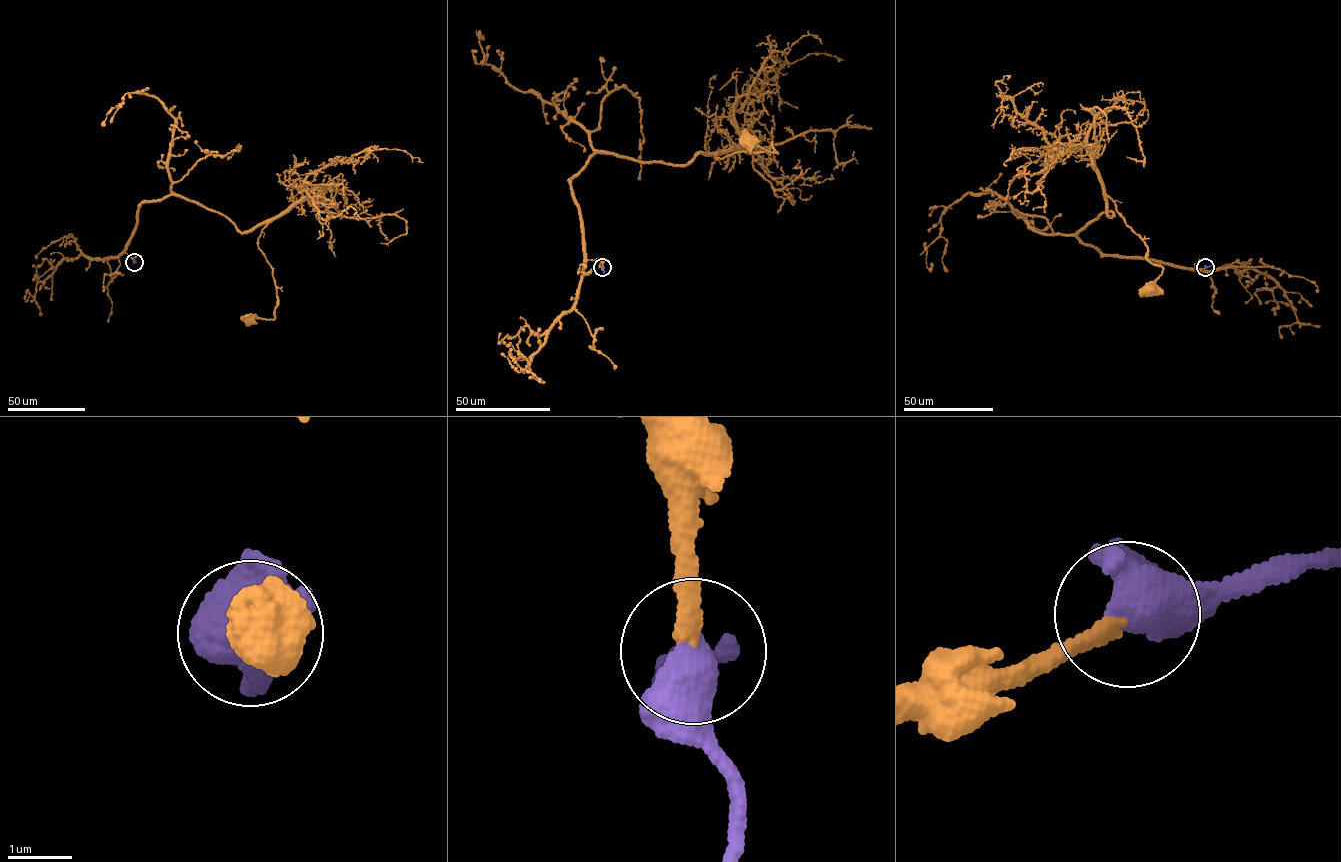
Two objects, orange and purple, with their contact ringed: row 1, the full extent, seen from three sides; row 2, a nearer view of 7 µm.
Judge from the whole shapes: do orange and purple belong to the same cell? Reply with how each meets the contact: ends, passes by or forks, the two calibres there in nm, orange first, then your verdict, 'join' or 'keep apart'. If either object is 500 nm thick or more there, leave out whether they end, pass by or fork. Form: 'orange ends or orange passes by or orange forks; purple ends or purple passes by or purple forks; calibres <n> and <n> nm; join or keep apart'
calibres 240 and 500 nm; join

